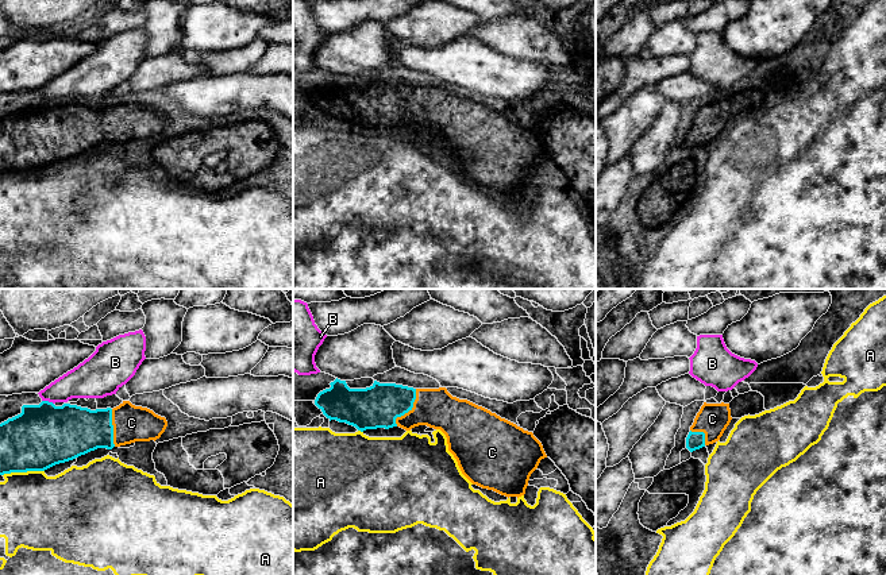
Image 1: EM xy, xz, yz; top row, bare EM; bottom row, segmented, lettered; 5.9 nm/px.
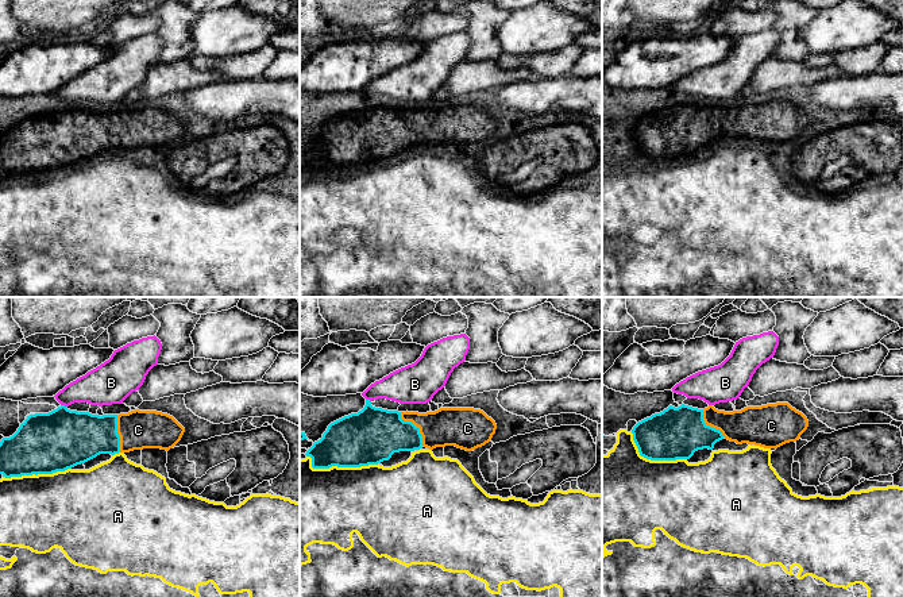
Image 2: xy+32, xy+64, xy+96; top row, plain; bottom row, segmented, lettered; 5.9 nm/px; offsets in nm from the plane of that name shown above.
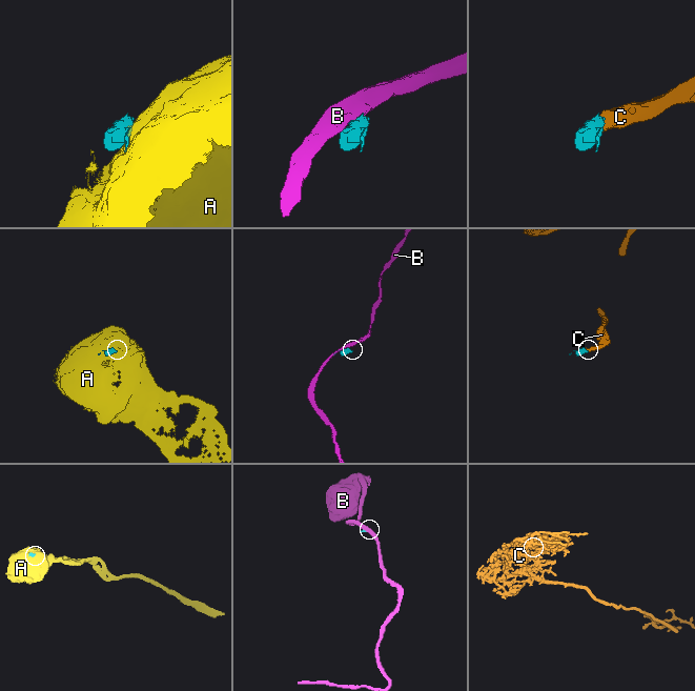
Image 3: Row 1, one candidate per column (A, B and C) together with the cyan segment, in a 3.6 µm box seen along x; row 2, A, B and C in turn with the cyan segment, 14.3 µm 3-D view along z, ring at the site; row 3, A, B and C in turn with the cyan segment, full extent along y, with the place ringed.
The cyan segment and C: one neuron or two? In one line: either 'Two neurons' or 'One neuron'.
One neuron

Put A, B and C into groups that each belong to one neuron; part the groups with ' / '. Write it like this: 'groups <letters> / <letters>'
groups A / B / C

